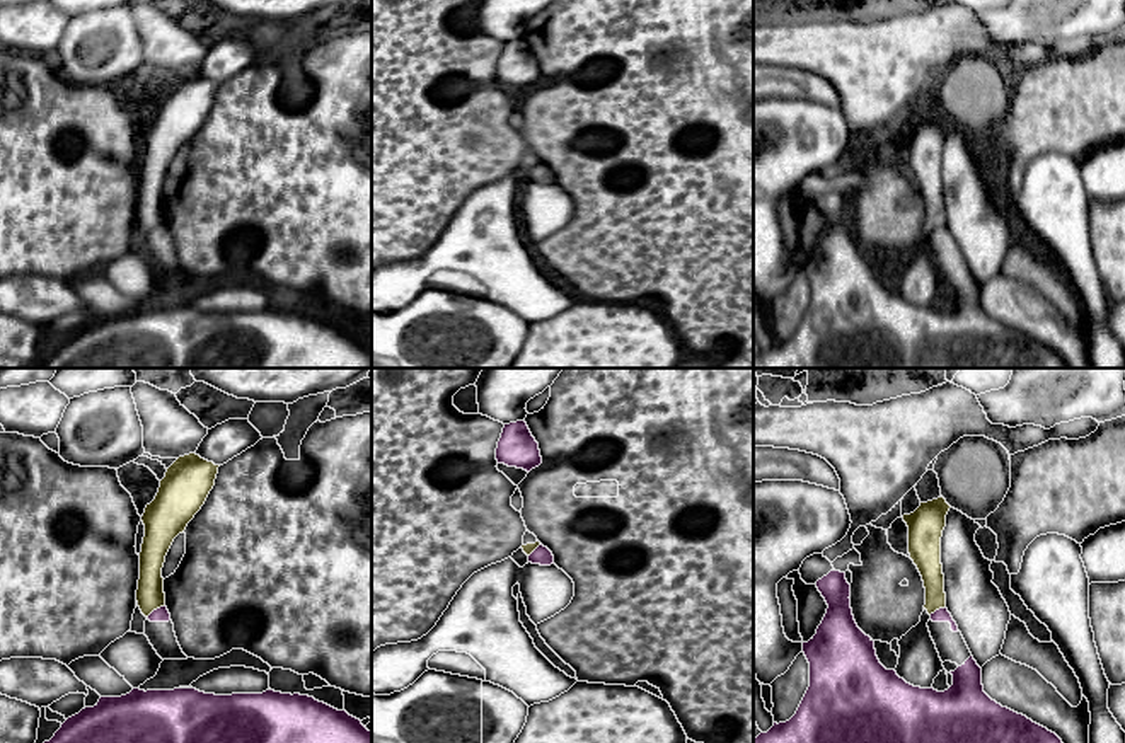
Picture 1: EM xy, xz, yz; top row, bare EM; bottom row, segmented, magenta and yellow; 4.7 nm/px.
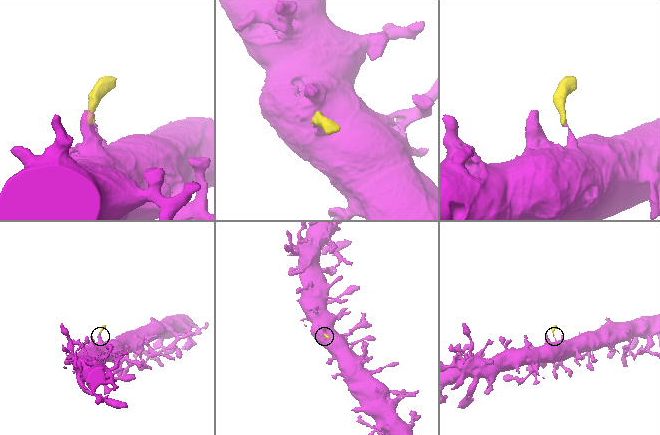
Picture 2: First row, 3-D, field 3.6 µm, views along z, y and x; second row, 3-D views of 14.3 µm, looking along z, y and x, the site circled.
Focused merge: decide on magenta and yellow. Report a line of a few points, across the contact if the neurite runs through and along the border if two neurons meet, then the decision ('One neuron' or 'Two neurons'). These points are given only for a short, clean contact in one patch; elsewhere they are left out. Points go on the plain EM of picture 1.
Line: xy (164, 222), (147, 236). Two neurons

